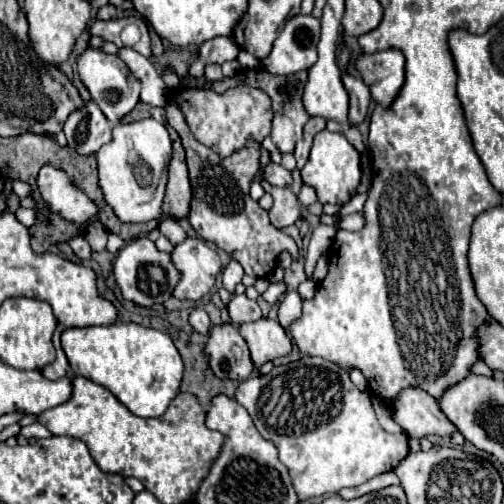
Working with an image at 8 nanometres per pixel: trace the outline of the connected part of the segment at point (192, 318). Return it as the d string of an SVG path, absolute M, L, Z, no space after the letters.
M195 308L191 314L189 314L189 324L195 332L199 334L207 334L209 328L211 328L211 322L209 322L209 316L203 308Z

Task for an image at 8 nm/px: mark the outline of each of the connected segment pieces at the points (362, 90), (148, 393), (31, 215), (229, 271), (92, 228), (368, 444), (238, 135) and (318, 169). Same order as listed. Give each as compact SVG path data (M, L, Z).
M343 72L343 84L349 94L349 124L359 126L369 110L369 102L371 102L369 88L365 86L363 80L357 80L345 72Z
M133 322L67 328L61 334L61 348L77 376L85 376L91 382L107 388L135 416L163 416L179 392L183 362L173 340L165 332Z
M17 208L15 210L15 218L23 224L23 226L31 226L35 222L35 210L33 208Z
M231 260L229 266L223 270L223 288L233 294L233 292L235 292L235 286L241 282L243 274L245 274L245 272L243 272L241 264L235 262L235 260Z
M89 222L87 224L87 232L85 232L85 240L89 242L89 246L93 250L105 250L105 244L107 244L107 236L109 232L103 228L101 222Z
M305 356L297 362L273 368L271 374L251 376L239 384L235 400L253 416L257 430L277 446L279 460L289 468L301 502L313 496L337 494L341 488L359 486L377 474L395 470L409 454L407 434L385 432L375 418L369 394L361 392L343 368L323 358Z
M237 86L223 94L213 90L171 90L171 98L183 108L193 136L223 158L245 146L247 140L261 142L271 132L271 98L259 88Z
M329 130L317 132L311 146L309 160L301 170L301 178L303 178L303 184L315 188L321 204L349 202L361 180L359 152L347 142L347 138L341 132L329 132Z

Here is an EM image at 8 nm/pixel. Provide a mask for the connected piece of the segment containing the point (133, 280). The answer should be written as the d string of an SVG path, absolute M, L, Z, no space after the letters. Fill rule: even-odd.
M135 238L125 248L119 250L115 264L113 264L113 276L121 290L121 296L125 300L131 300L133 304L147 306L147 308L151 308L155 304L163 304L171 296L175 284L179 282L179 272L175 270L171 256L165 252L159 252L149 238ZM145 264L155 264L155 266L163 268L163 272L167 276L165 292L151 296L151 294L145 294L139 290L137 274L139 274L139 268Z

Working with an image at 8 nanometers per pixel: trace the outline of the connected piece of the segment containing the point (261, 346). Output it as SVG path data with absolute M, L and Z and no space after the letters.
M261 318L257 322L241 324L239 334L249 346L255 368L261 368L265 362L287 356L291 352L291 338L275 320Z

